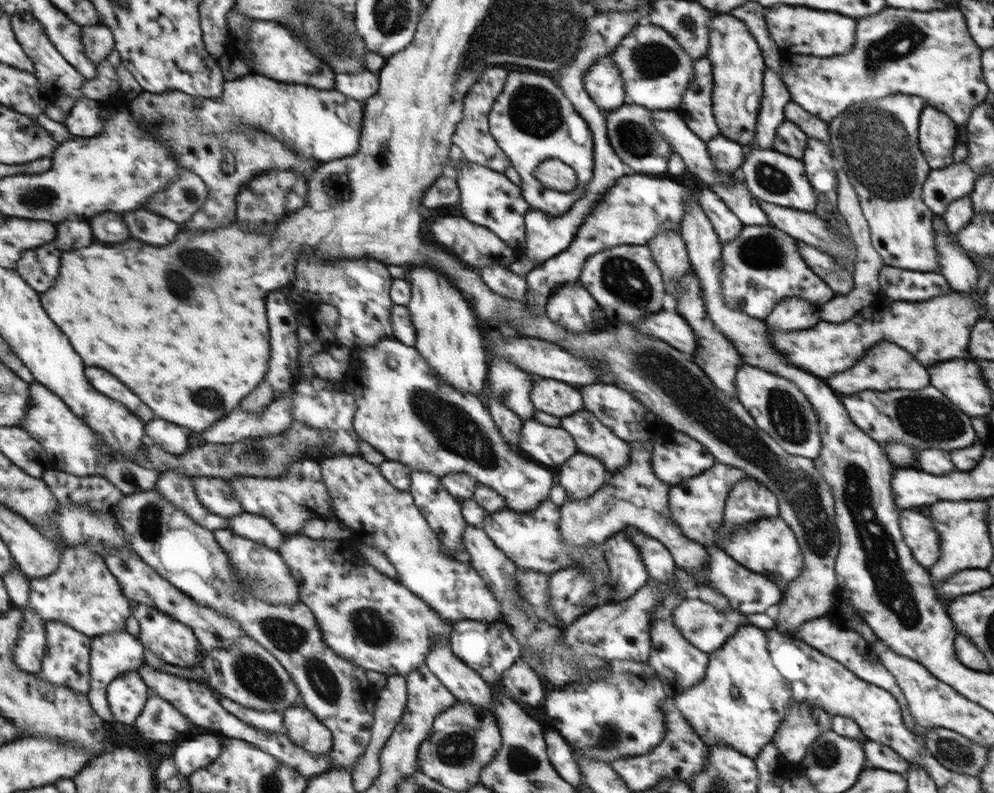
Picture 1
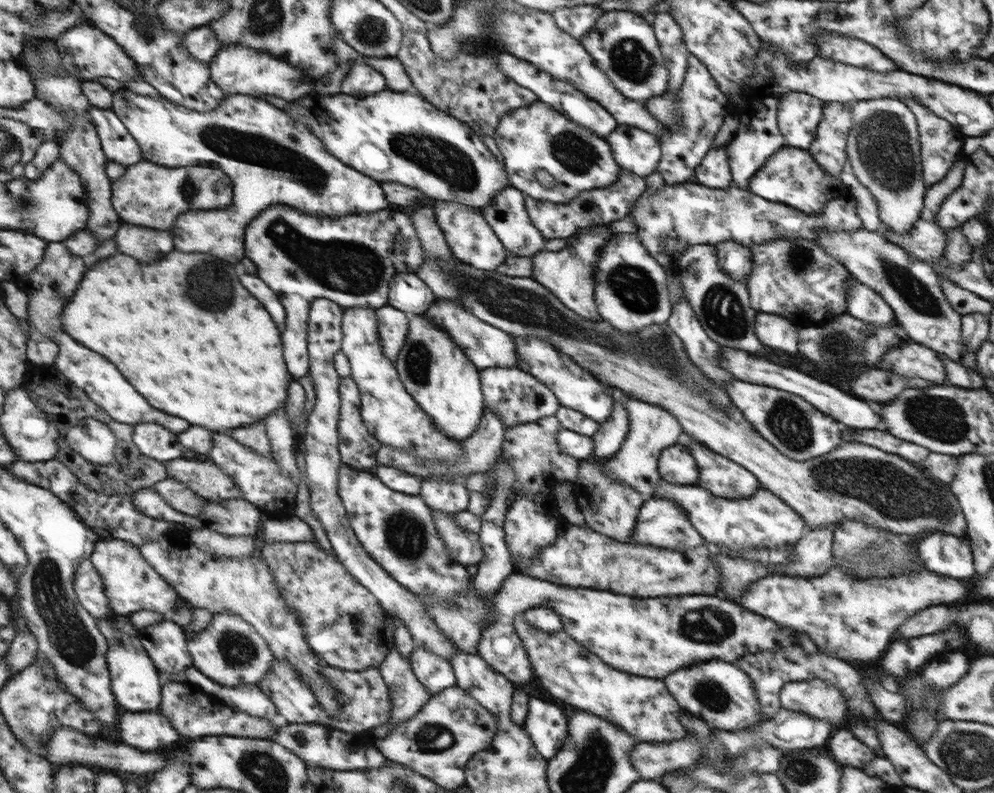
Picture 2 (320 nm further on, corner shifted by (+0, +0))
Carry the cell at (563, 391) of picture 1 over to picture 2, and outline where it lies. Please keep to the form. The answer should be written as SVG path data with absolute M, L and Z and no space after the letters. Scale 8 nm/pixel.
M491 367L480 369L483 374L483 394L487 394L487 406L491 413L499 415L505 428L522 423L536 422L544 417L553 417L561 408L557 396L534 375L518 367Z

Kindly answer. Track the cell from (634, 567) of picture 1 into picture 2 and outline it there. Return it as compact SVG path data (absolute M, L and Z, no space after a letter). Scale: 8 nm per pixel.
M579 462L577 481L584 487L581 494L573 496L578 511L583 515L585 526L607 538L615 539L618 543L629 543L638 520L638 512L642 506L643 498L627 483L620 483L602 473L603 462Z

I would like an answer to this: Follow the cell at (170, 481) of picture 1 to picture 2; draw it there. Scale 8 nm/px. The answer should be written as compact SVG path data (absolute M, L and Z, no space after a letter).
M152 487L140 488L134 491L133 502L137 510L153 519L162 519L167 522L186 524L193 529L204 529L205 522L199 517L189 516L175 510L163 497Z

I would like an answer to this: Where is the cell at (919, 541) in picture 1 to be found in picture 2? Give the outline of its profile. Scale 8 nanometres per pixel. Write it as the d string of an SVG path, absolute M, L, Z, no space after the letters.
M937 531L912 543L927 571L955 579L975 576L973 554L967 539Z

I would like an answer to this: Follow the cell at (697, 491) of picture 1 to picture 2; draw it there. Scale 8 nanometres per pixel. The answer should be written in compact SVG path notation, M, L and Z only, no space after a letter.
M651 498L642 501L638 520L630 542L633 545L685 550L697 548L701 536L687 516L670 498Z

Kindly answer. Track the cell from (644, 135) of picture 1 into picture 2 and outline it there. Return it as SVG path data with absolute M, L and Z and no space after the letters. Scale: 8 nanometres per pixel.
M618 125L605 140L617 165L641 178L655 170L662 156L661 141L639 127Z

